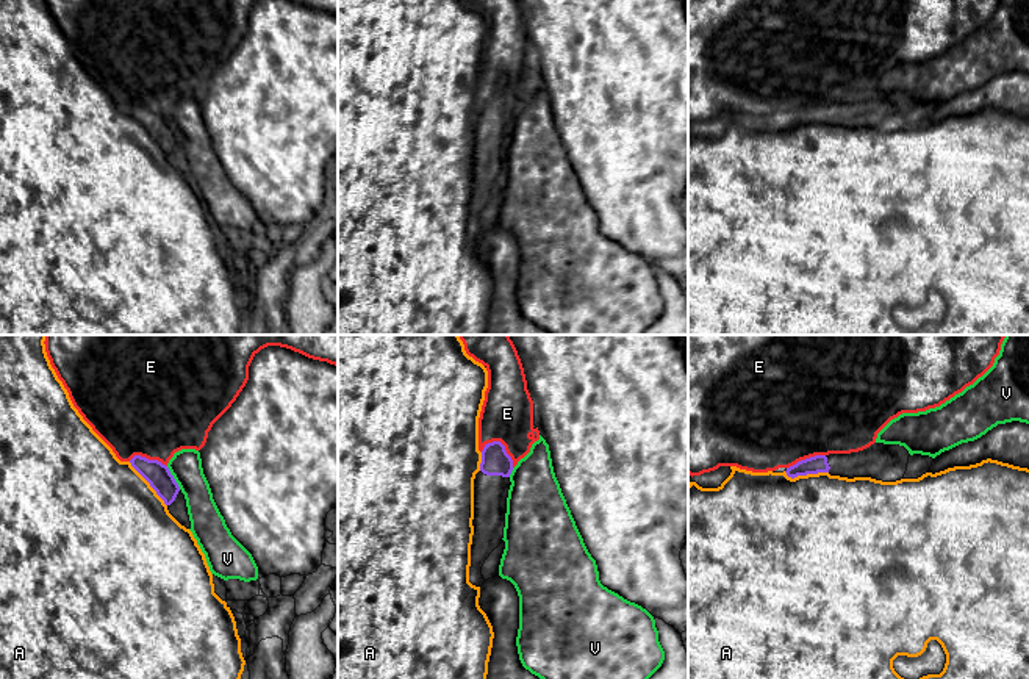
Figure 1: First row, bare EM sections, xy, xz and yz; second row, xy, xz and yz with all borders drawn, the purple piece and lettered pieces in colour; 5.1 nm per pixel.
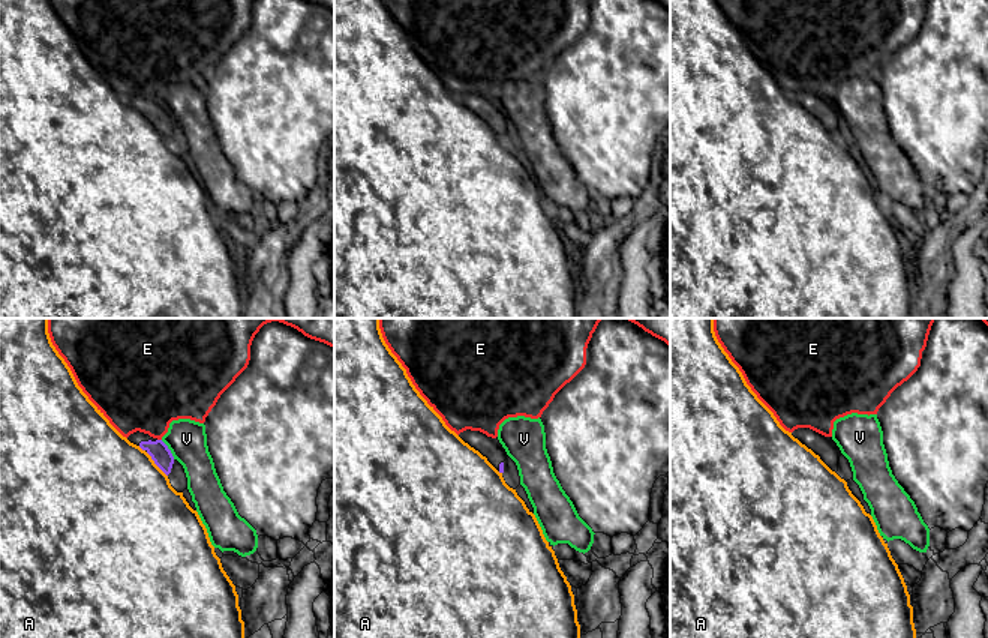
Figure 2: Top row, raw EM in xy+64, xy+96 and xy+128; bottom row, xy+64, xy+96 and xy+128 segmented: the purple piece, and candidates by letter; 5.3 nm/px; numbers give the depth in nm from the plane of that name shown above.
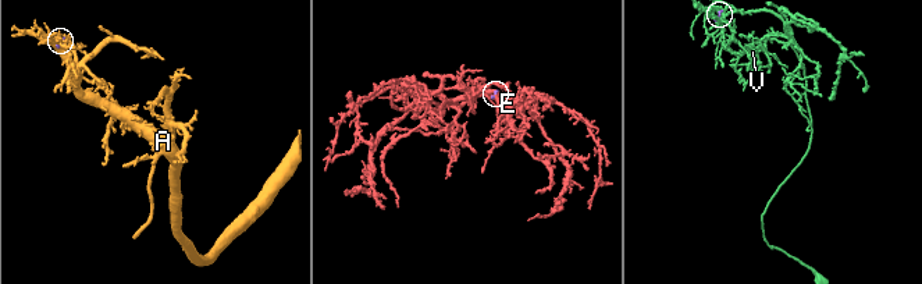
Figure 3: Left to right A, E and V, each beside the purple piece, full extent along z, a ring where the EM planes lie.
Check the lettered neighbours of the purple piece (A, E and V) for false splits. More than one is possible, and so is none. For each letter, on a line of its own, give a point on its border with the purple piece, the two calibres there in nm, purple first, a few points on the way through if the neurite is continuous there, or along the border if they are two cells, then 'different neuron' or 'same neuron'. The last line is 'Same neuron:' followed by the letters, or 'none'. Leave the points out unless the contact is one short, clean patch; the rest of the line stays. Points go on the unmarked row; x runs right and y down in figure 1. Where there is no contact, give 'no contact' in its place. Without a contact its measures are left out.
A: yz (806, 124) | 90/500 nm | different neuron
E: xz (504, 96) | 140/280 nm | different neuron
V: xy (172, 127) | 120/160 nm | different neuron
Same neuron: none

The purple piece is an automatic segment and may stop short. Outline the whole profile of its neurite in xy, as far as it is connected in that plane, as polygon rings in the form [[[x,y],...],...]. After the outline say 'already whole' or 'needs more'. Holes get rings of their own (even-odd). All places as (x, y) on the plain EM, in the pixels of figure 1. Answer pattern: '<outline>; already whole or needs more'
[[[134,105],[130,113],[150,133],[166,155],[175,150],[180,136],[166,114],[141,105]]]; already whole

